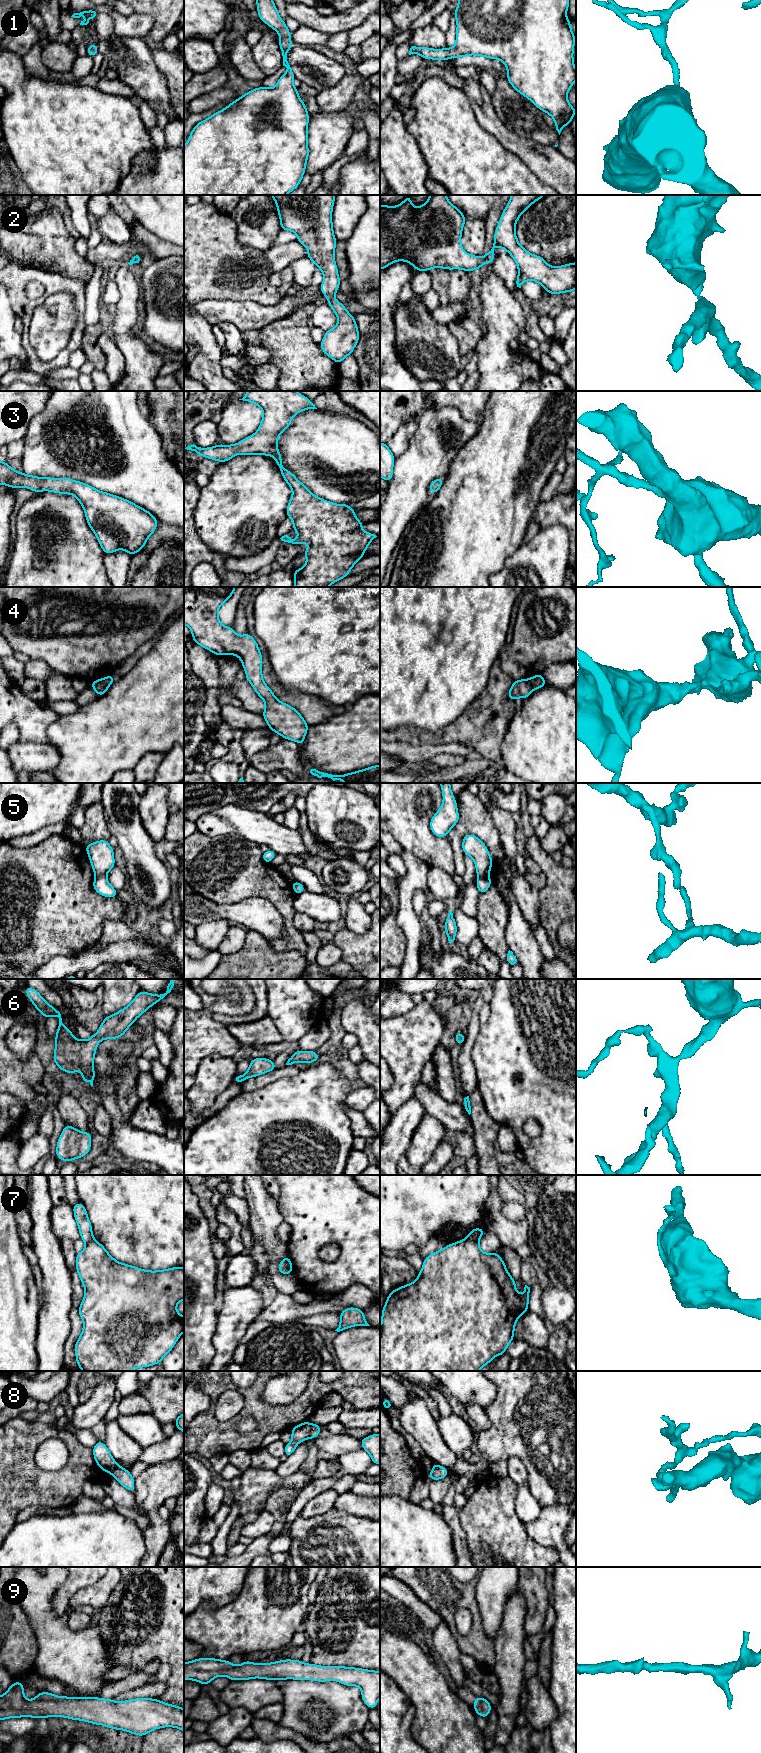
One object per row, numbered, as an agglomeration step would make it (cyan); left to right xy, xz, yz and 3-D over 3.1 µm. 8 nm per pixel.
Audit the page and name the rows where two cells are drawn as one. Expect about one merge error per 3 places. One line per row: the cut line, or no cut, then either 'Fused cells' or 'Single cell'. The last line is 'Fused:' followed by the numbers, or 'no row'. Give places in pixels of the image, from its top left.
1: No split. Single cell
2: No split. Single cell
3: No split. Single cell
4: Split along yz (529, 679), (534, 688). Fused cells
5: Split along xy (105, 874), (96, 876). Fused cells
6: No split. Single cell
7: Split along xz (283, 1259), (291, 1271). Fused cells
8: Split along xz (311, 1424), (308, 1438). Fused cells
9: No split. Single cell
Fused: 4, 5, 7, 8

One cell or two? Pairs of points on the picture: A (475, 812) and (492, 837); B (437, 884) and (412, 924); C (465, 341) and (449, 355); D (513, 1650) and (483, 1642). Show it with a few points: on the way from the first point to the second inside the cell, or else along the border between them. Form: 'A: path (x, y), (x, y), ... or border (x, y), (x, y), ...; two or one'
A: path (475, 818), (486, 831); one
B: border (429, 867), (426, 873), (425, 887); two
C: border (448, 326), (456, 340), (461, 356); two
D: border (494, 1640), (493, 1669); two

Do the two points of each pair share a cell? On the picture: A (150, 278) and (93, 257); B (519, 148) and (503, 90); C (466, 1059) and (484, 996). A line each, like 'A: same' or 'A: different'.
A: different
B: different
C: same

